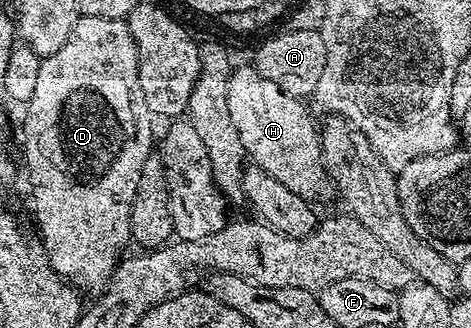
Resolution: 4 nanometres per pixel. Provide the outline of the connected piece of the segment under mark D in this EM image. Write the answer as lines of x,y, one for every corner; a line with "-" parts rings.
82,16
72,28
64,48
60,52
42,59
40,73
36,79
36,88
32,91
29,102
25,103
26,119
22,122
22,154
26,157
26,174
30,177
30,198
34,201
34,218
38,221
36,233
42,240
46,250
46,259
61,278
65,278
71,286
79,291
97,291
110,281
110,274
123,257
126,242
131,241
130,217
132,216
132,196
136,196
136,180
140,176
140,168
144,160
152,153
156,134
150,131
152,115
148,104
144,104
144,92
140,92
140,76
138,75
138,53
132,40
132,32
128,24
121,18
105,18
104,16

